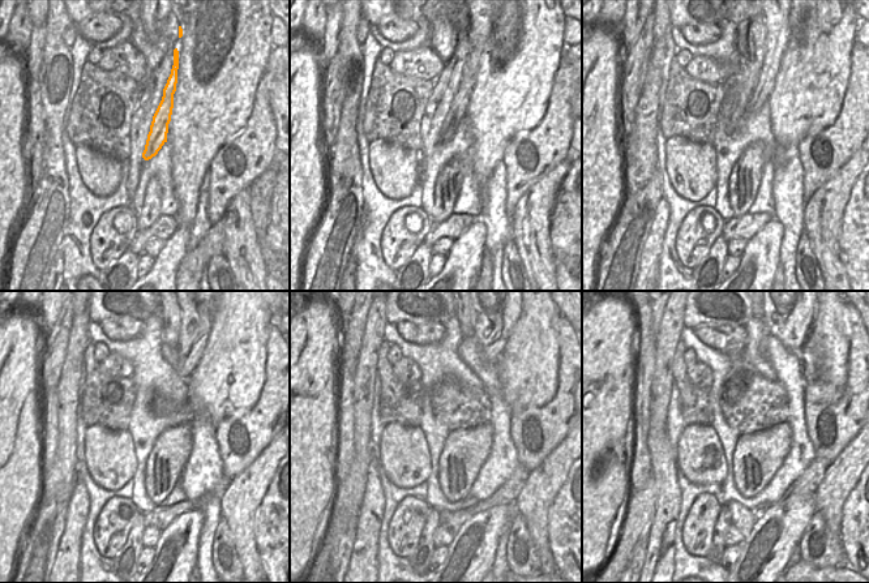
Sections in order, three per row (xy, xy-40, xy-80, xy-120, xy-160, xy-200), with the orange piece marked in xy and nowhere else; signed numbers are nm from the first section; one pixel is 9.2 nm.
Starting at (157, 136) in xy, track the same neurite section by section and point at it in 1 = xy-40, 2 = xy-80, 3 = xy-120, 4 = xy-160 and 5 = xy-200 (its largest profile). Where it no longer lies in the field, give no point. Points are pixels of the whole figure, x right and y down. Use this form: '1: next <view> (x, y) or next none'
1: next xy-40 (478, 30)
2: next xy-80 (777, 25)
3: next xy-120 (197, 317)
4: next xy-160 (495, 317)
5: next xy-200 (790, 317)

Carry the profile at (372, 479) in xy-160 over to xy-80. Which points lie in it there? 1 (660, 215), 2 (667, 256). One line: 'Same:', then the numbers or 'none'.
Same: 1

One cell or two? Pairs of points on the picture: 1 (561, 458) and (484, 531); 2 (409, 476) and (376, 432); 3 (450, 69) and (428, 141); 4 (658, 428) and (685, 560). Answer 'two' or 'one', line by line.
1: two
2: two
3: one
4: two

